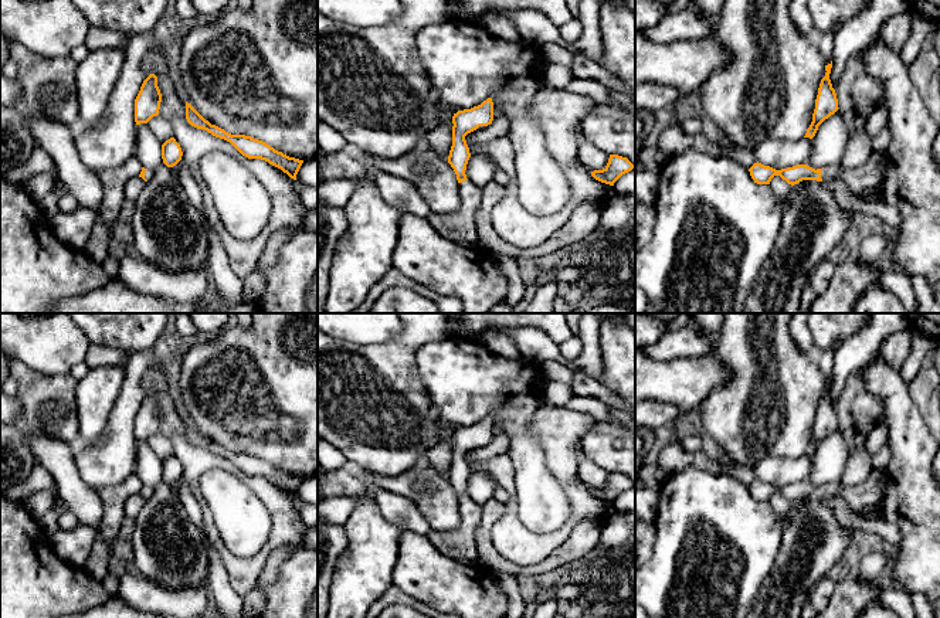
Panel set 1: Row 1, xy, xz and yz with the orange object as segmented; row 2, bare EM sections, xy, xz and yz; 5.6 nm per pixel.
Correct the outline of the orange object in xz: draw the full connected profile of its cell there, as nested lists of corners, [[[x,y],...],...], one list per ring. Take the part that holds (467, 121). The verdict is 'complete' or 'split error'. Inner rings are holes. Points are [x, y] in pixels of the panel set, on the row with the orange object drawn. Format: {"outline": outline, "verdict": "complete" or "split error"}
{"outline": [[[488,98],[471,109],[458,111],[452,116],[452,146],[448,163],[459,183],[461,208],[452,214],[430,213],[427,221],[447,240],[461,245],[476,245],[475,211],[481,204],[482,189],[474,186],[465,174],[471,157],[465,136],[493,120],[493,102]]], "verdict": "split error"}

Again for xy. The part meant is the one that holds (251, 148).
{"outline": [[[186,102],[186,119],[187,122],[197,128],[204,129],[216,137],[230,142],[242,156],[248,159],[261,159],[269,164],[281,169],[291,179],[296,180],[296,174],[303,163],[303,160],[289,157],[282,152],[275,150],[262,140],[254,139],[245,135],[231,135],[224,129],[211,125],[206,120],[190,103]]], "verdict": "complete"}

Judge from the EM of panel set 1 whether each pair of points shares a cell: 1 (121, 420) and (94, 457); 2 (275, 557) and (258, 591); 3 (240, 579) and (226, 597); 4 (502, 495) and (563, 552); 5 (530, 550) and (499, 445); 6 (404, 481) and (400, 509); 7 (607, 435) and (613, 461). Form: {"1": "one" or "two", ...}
{"1": "one", "2": "one", "3": "two", "4": "two", "5": "two", "6": "two", "7": "one"}

